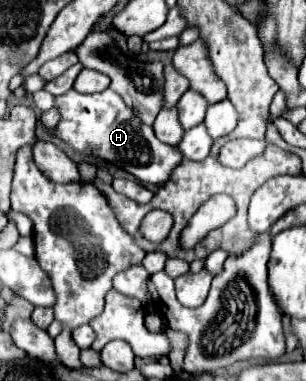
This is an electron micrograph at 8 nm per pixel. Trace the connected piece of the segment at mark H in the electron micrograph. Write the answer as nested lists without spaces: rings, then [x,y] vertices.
[[[111,88],[97,94],[77,94],[75,90],[69,90],[55,98],[55,108],[61,114],[61,120],[53,130],[55,138],[69,144],[81,156],[93,156],[123,168],[143,184],[165,184],[183,158],[177,146],[157,140],[153,128],[137,120],[139,116]]]

